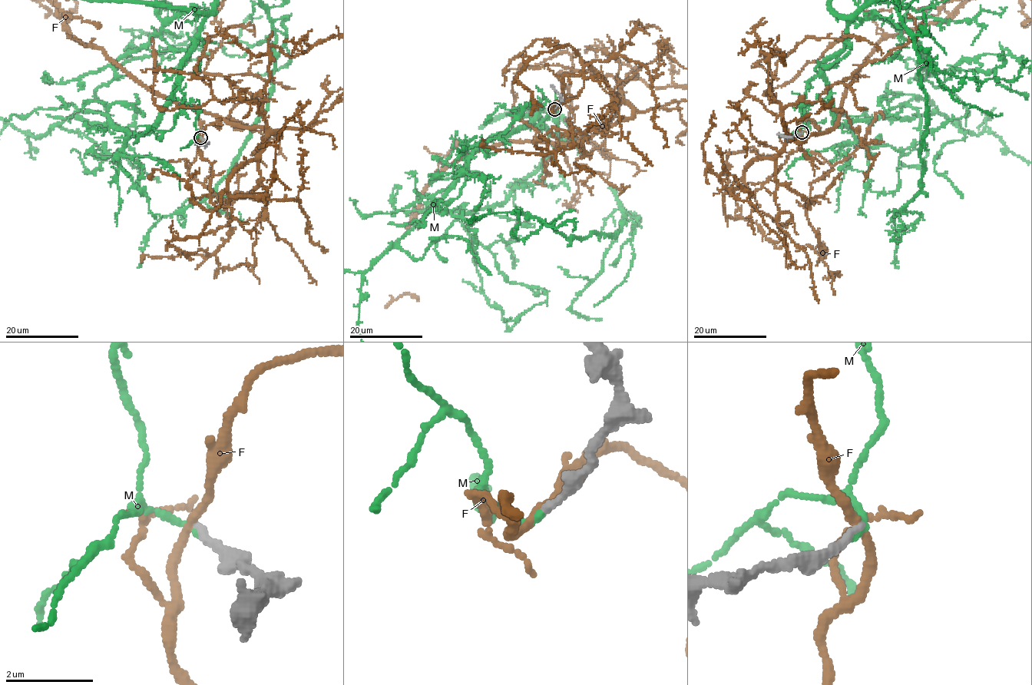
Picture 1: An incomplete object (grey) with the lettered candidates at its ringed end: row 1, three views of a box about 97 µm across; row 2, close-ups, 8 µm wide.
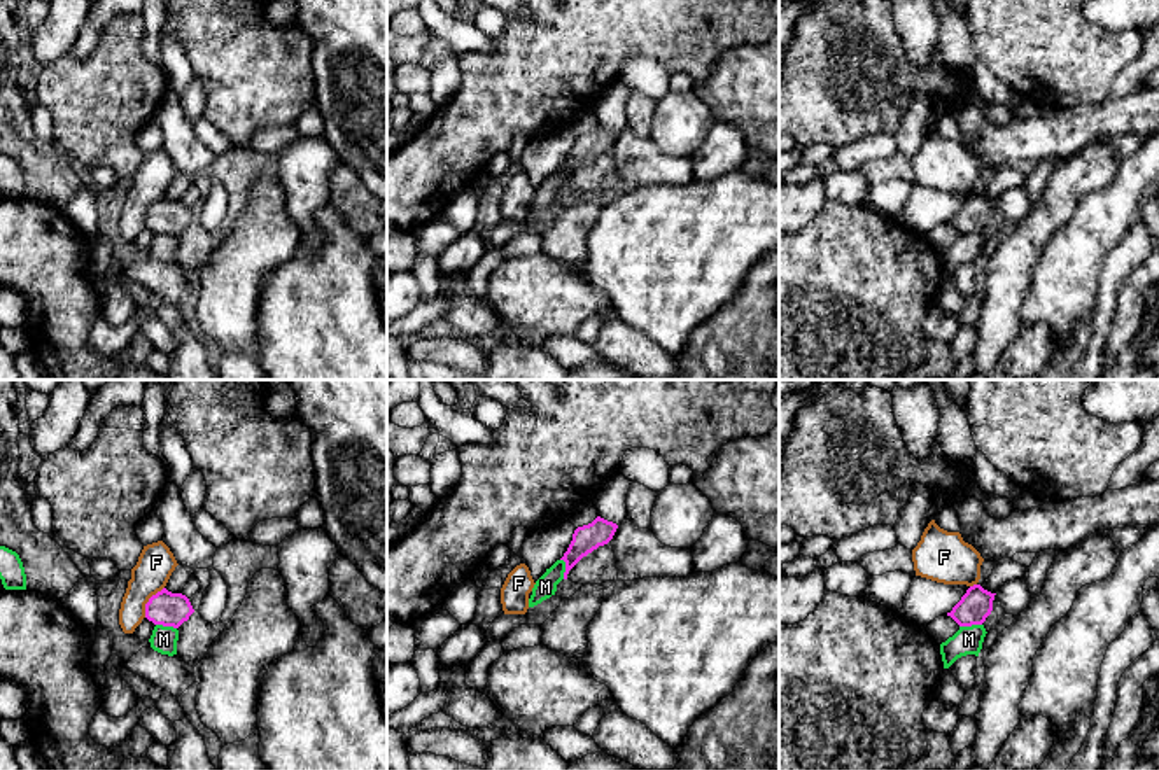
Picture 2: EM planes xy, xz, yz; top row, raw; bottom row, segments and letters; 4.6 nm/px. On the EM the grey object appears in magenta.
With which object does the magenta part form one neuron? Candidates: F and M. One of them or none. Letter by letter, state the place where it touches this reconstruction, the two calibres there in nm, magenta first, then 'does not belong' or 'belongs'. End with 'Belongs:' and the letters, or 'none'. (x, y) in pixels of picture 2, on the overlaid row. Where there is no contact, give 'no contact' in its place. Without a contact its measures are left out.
F: xy (149, 601) | 160/170 nm | does not belong
M: yz (970, 625) | 150/130 nm | does not belong
Belongs: none

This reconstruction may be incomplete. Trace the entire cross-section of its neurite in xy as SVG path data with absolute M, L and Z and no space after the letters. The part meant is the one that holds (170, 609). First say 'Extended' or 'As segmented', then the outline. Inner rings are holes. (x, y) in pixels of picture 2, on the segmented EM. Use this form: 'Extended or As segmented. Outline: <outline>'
As segmented. Outline: M166 588L158 592L145 604L145 618L154 625L179 628L194 612L189 598L182 593L172 593Z

